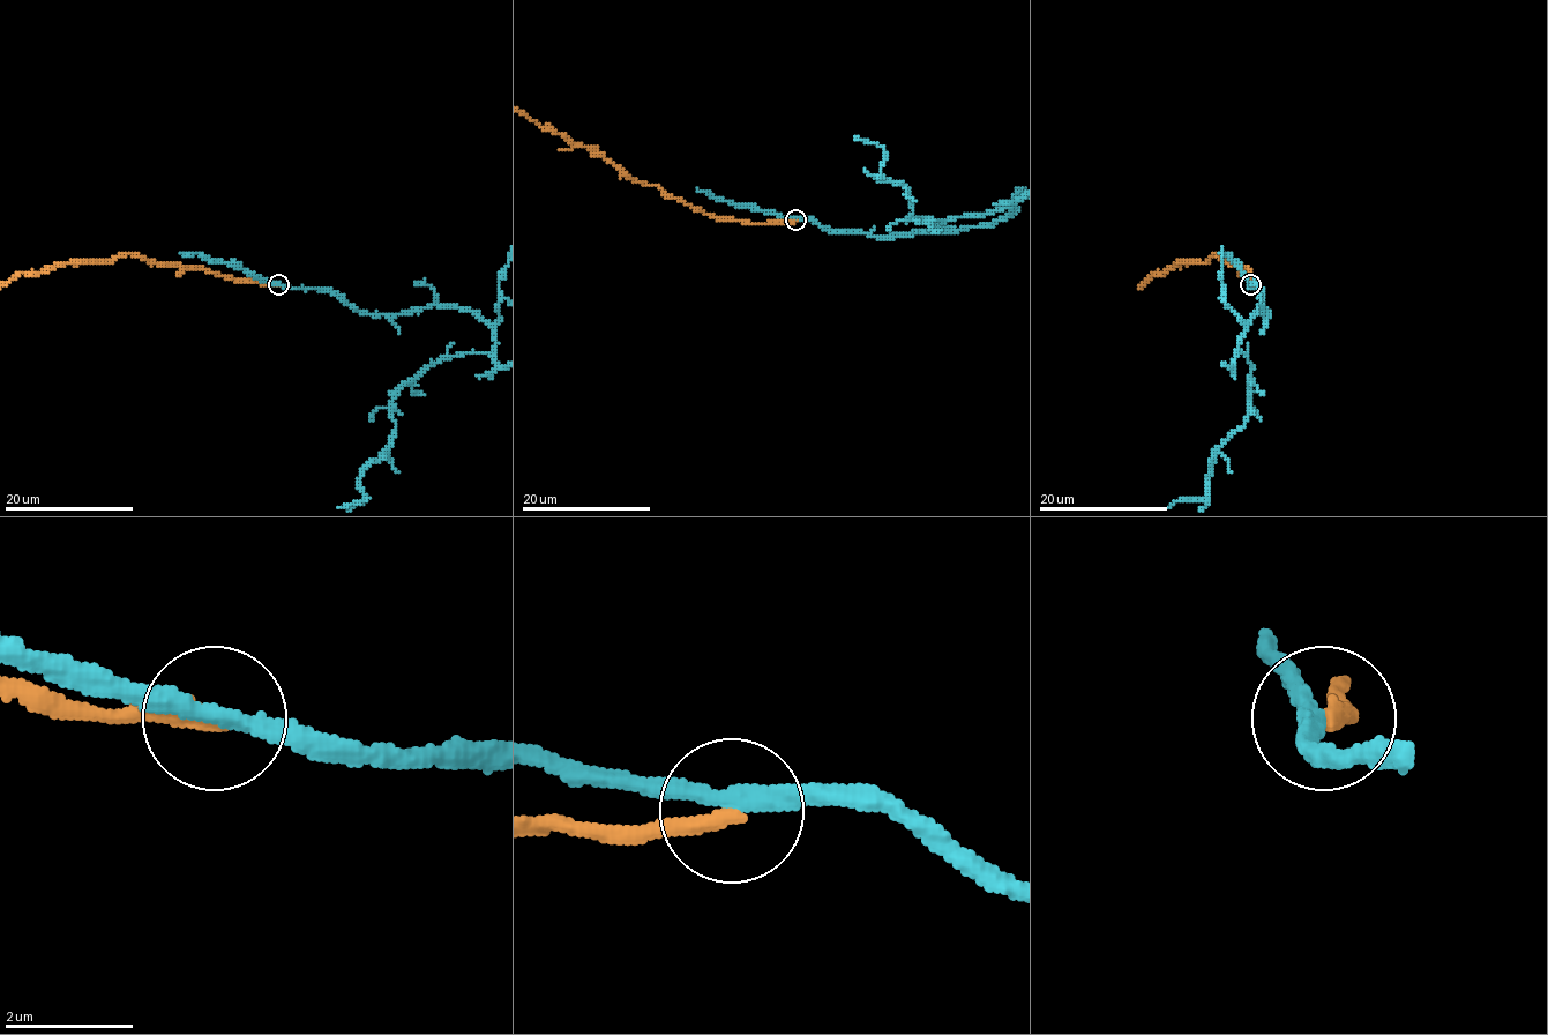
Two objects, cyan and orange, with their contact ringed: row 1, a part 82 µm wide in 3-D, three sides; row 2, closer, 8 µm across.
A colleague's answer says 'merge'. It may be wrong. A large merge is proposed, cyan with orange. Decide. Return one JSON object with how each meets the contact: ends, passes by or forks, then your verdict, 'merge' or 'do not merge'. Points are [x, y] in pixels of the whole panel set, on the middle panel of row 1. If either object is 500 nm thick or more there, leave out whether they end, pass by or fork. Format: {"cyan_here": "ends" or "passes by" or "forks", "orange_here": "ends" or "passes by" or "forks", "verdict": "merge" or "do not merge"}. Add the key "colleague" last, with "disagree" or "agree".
{"cyan_here": "passes by", "orange_here": "ends", "verdict": "do not merge", "colleague": "disagree"}

